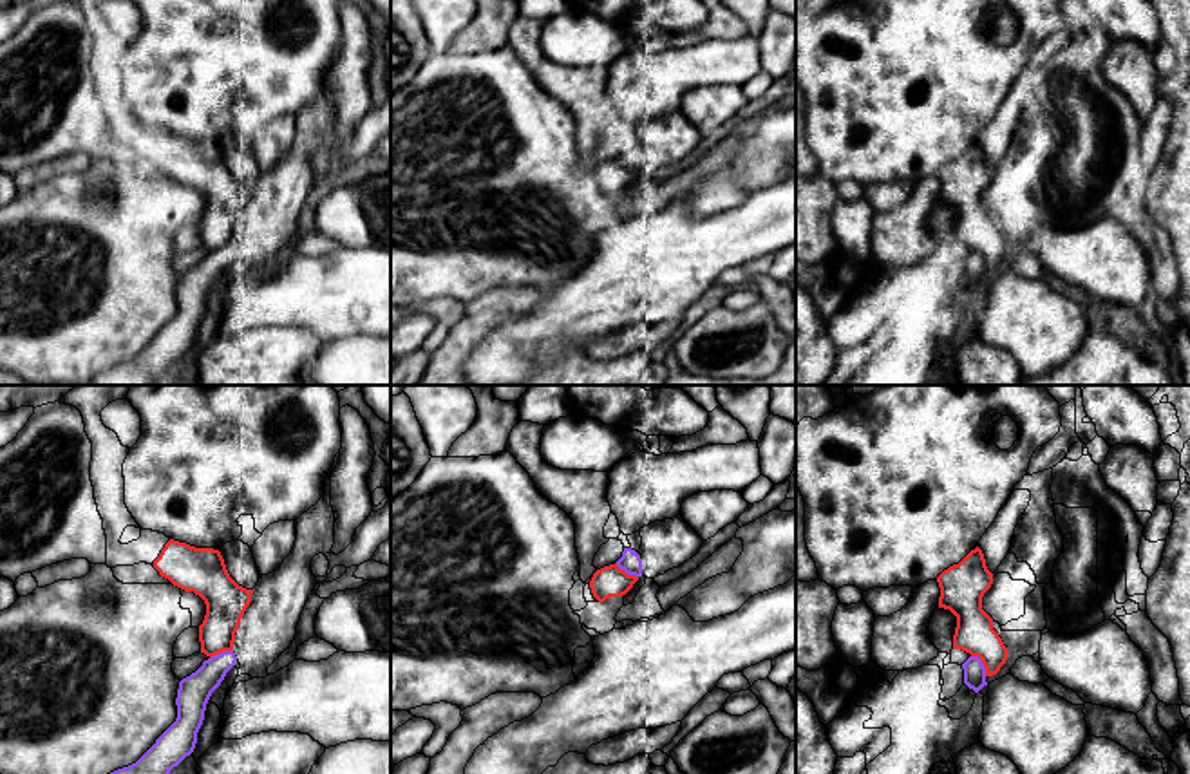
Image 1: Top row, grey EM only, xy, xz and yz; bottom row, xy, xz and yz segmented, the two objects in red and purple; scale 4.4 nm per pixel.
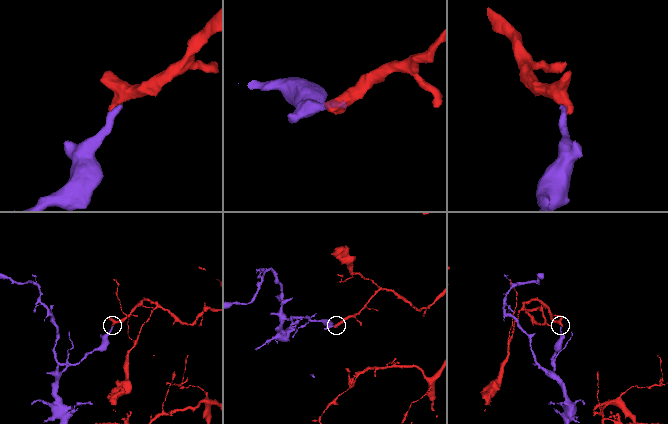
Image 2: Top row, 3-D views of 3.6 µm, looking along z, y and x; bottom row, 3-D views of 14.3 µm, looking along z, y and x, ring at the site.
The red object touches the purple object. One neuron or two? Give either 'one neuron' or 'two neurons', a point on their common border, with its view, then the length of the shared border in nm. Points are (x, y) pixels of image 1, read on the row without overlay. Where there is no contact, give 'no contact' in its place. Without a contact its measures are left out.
two neurons | yz (982, 257) | 120 nm

